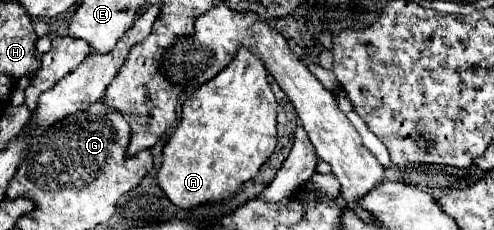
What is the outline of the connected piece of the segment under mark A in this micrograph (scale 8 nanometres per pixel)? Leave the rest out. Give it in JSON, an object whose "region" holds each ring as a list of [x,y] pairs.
{"region":[[[238,47],[232,63],[184,101],[182,117],[164,145],[162,167],[158,171],[158,183],[174,205],[190,209],[200,203],[216,203],[224,197],[234,195],[242,187],[242,183],[256,177],[262,163],[274,153],[276,99],[266,77],[268,73],[264,63],[250,49]]]}

